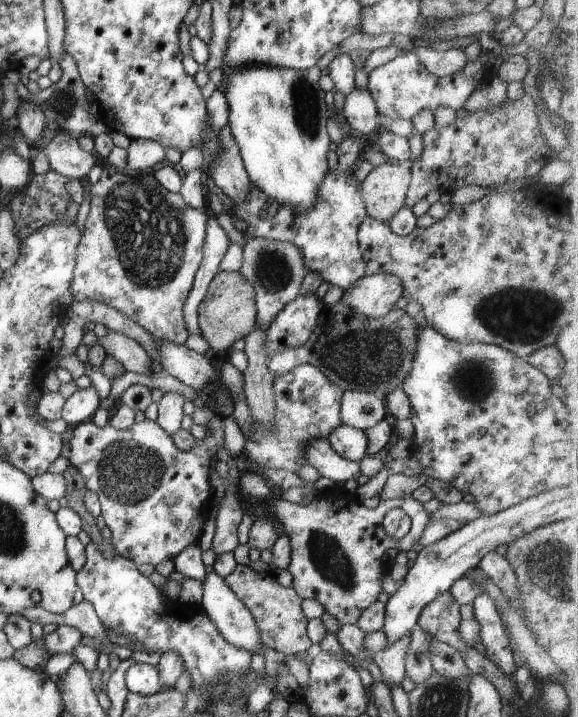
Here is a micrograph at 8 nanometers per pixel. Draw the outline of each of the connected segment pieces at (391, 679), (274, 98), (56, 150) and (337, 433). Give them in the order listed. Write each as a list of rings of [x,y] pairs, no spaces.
[[[408,633],[372,655],[372,660],[382,671],[382,682],[386,683],[389,687],[394,684],[401,686],[405,675],[405,658],[410,645],[411,633]]]
[[[246,65],[240,69],[234,70],[232,67],[227,72],[227,83],[225,84],[225,90],[222,90],[226,97],[229,106],[228,115],[228,126],[231,130],[232,136],[238,145],[246,172],[248,173],[251,184],[254,187],[258,187],[263,193],[266,193],[270,198],[276,200],[281,205],[289,206],[289,209],[308,210],[312,208],[314,201],[316,200],[320,181],[324,180],[324,176],[328,172],[328,160],[326,154],[330,150],[330,137],[326,130],[327,110],[326,102],[324,101],[325,92],[320,89],[318,85],[318,79],[325,71],[322,71],[318,66],[314,65],[309,69],[291,69],[291,68],[280,68],[268,65]]]
[[[56,134],[48,142],[48,146],[41,150],[48,157],[49,170],[69,179],[80,179],[88,175],[90,169],[96,165],[96,154],[84,151],[77,140],[66,134]]]
[[[342,423],[328,436],[331,447],[345,459],[360,462],[367,455],[368,437],[365,431],[361,431]]]

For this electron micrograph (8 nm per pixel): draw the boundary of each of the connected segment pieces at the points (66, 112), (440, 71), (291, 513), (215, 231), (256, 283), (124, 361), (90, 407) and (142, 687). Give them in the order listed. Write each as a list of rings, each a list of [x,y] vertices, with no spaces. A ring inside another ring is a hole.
[[[64,53],[58,62],[62,69],[60,80],[53,83],[48,90],[40,89],[40,92],[33,94],[28,91],[25,84],[18,83],[16,90],[20,98],[25,101],[32,101],[40,105],[43,113],[46,115],[48,122],[56,122],[61,129],[71,133],[76,133],[78,136],[91,135],[98,136],[107,132],[106,126],[98,122],[98,120],[90,113],[92,102],[85,98],[88,93],[87,86],[81,81],[79,70],[76,61],[70,54]]]
[[[415,46],[411,51],[416,54],[428,72],[438,78],[459,73],[468,64],[462,47],[436,51],[431,46]]]
[[[335,486],[318,490],[316,500],[305,505],[276,499],[270,510],[271,518],[290,539],[292,552],[287,570],[293,576],[292,588],[300,598],[320,602],[342,625],[356,625],[361,614],[377,600],[381,579],[390,567],[389,562],[382,561],[384,553],[390,548],[418,548],[424,528],[432,521],[430,513],[412,495],[382,499],[377,508],[371,509],[362,505],[355,494]],[[392,508],[402,508],[411,518],[409,532],[399,540],[388,536],[382,527],[384,515]]]
[[[209,212],[207,220],[207,235],[203,246],[203,259],[196,271],[192,290],[188,293],[185,303],[183,304],[183,317],[185,320],[186,330],[189,335],[201,335],[199,325],[198,309],[200,303],[206,298],[210,282],[219,271],[219,264],[230,248],[231,241],[224,233],[222,227],[217,222],[217,216]]]
[[[244,234],[243,263],[239,271],[255,288],[255,307],[257,308],[256,327],[267,329],[274,317],[298,295],[302,281],[308,272],[300,249],[292,243],[279,243],[266,239],[248,237]]]
[[[108,331],[105,337],[97,340],[97,343],[104,347],[107,356],[112,356],[121,363],[124,371],[154,376],[151,372],[153,360],[133,338],[116,331]]]
[[[94,385],[85,389],[77,389],[72,396],[65,400],[62,418],[71,429],[81,422],[92,420],[99,404],[100,396],[96,393]]]
[[[135,663],[125,674],[126,686],[130,693],[155,695],[164,689],[164,683],[156,666],[148,663]]]

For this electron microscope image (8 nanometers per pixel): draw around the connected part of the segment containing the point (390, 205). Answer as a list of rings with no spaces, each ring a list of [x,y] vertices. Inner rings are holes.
[[[390,161],[374,167],[359,185],[367,216],[388,223],[405,206],[411,181],[410,167],[394,166]]]

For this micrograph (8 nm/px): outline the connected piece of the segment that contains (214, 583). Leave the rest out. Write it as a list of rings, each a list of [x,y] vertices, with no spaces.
[[[212,571],[206,574],[201,583],[203,584],[203,595],[200,599],[200,608],[214,622],[223,638],[234,646],[251,652],[252,655],[258,654],[259,647],[264,645],[259,628],[248,607],[232,592],[225,578]]]

